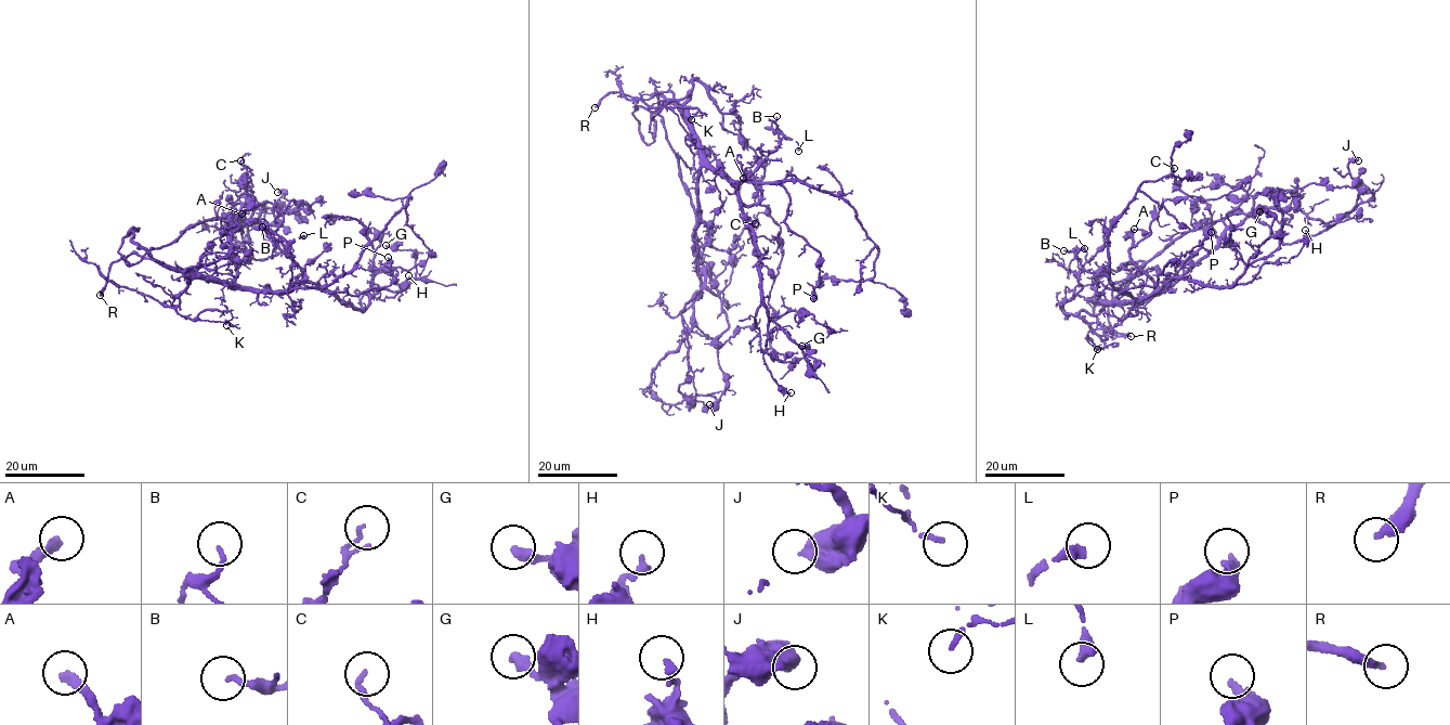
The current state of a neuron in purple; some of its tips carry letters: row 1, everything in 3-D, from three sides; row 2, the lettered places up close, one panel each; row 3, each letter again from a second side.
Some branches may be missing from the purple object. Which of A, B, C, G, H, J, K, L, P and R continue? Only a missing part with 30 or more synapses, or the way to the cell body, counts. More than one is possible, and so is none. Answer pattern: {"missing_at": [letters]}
{"missing_at": ["A", "R"]}

